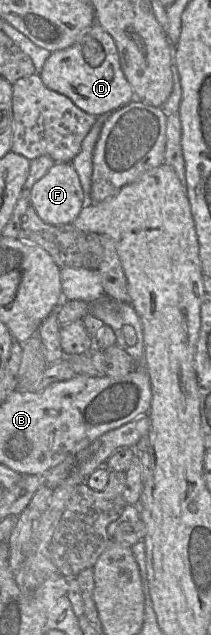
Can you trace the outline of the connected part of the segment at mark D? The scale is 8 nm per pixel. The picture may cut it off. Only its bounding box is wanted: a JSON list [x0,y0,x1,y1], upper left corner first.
[39,23,135,117]

